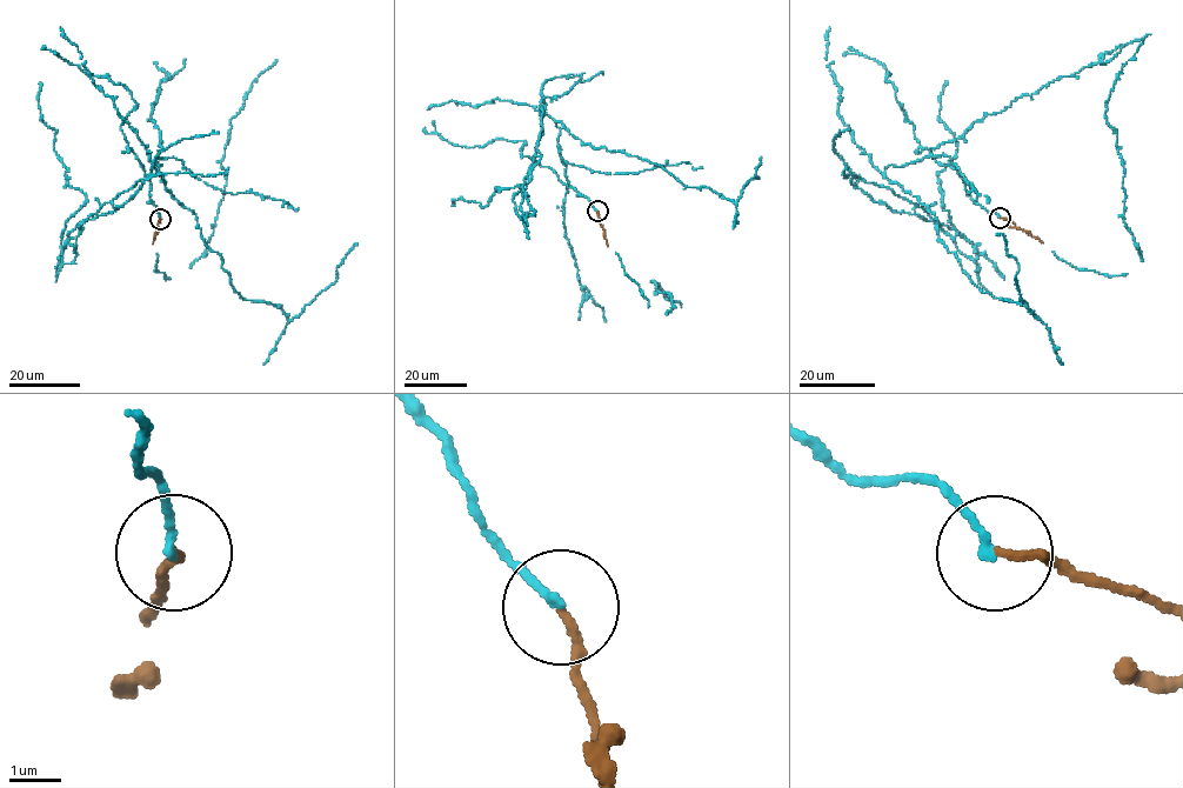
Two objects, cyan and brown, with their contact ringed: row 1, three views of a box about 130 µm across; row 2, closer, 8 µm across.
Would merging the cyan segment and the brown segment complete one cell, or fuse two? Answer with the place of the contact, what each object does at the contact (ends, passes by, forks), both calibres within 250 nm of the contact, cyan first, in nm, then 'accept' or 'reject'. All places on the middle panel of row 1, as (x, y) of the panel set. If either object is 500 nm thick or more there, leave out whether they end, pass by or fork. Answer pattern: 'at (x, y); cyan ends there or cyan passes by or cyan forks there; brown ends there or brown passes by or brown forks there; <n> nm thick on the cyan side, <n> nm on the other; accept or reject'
at (597, 211); cyan ends there; brown ends there; 140 nm thick on the cyan side, 150 nm on the other; accept

